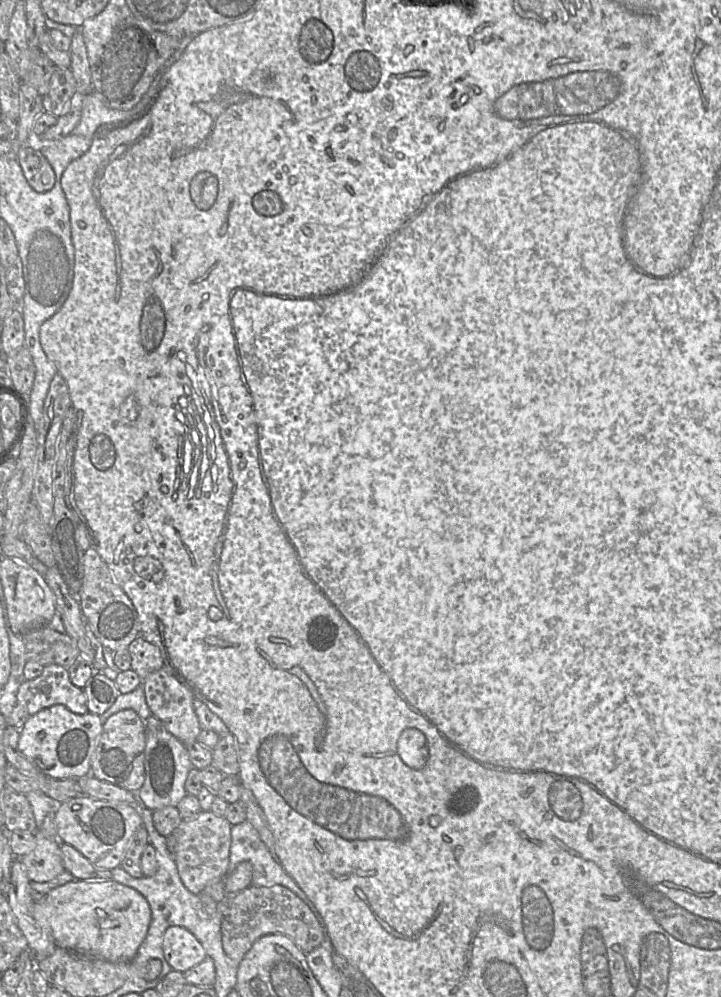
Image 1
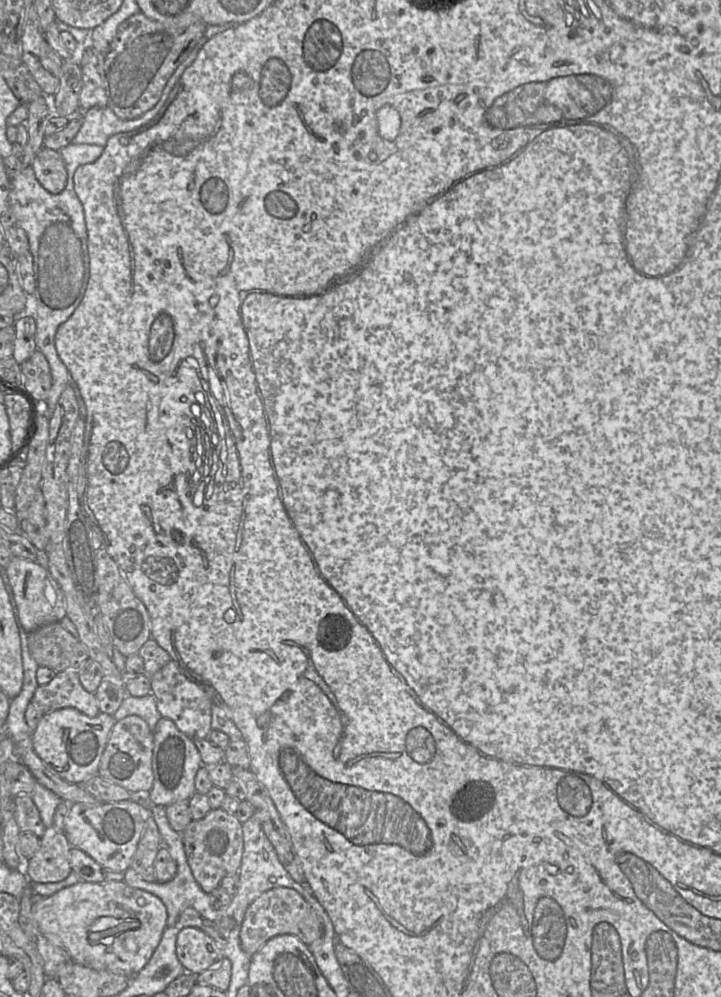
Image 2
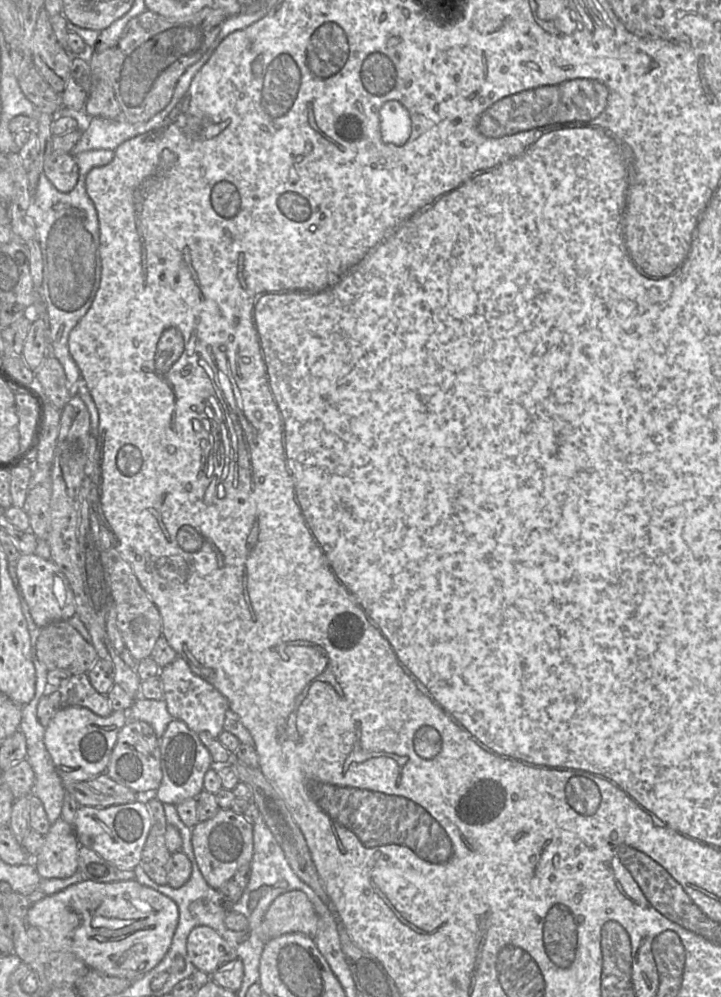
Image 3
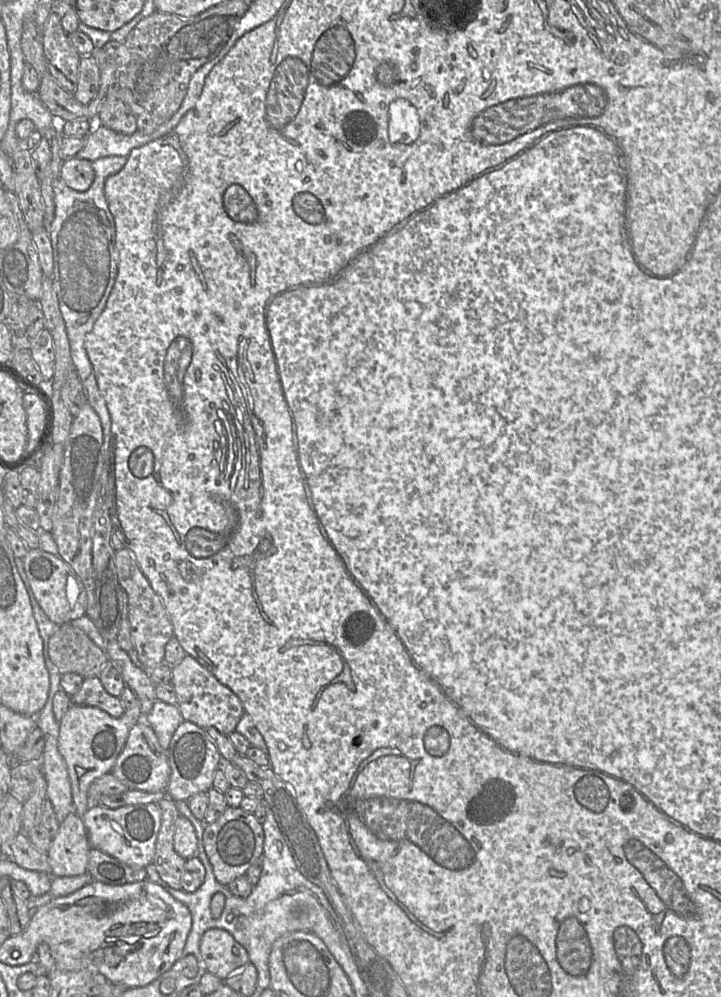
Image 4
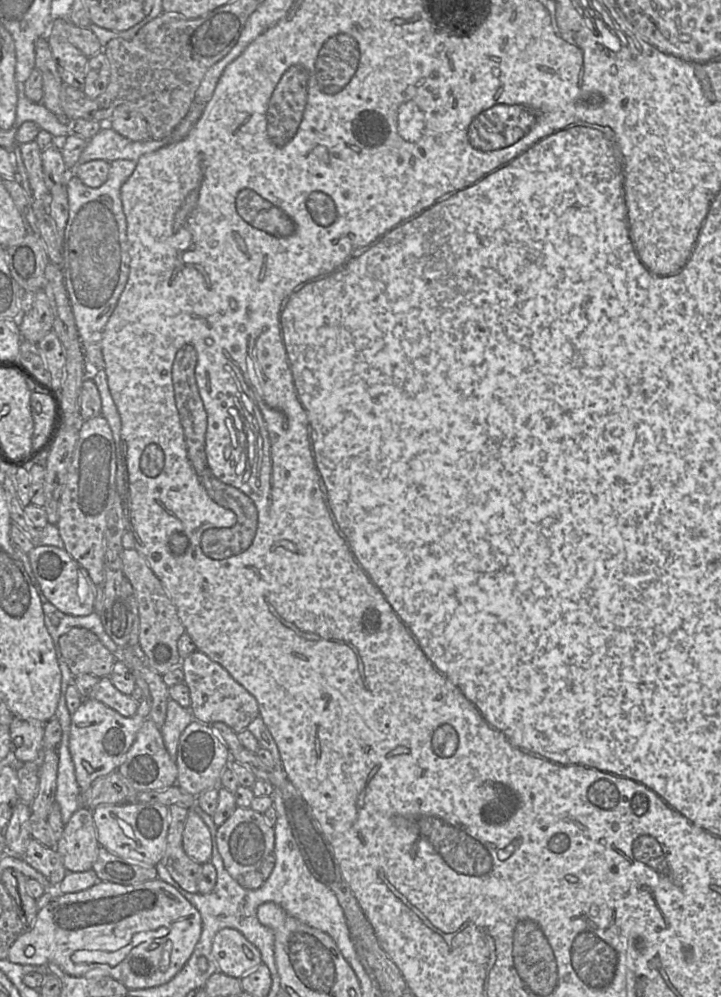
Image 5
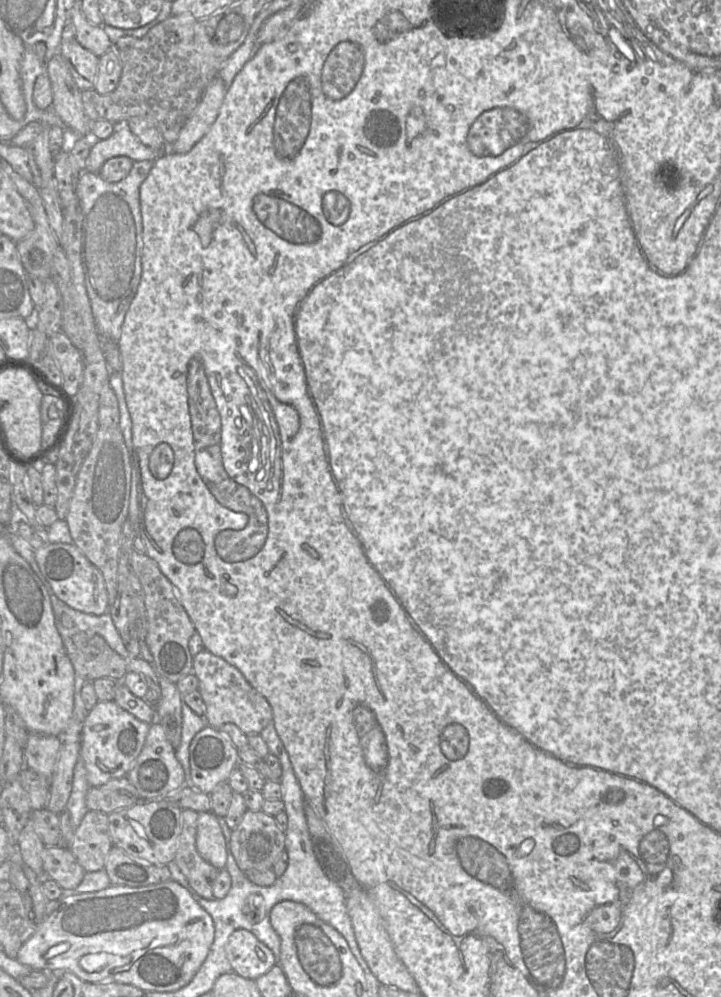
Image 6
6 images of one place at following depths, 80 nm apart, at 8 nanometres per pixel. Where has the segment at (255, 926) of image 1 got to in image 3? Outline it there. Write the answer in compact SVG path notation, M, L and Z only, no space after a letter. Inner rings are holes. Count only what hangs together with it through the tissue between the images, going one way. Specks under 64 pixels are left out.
M292 890L272 902L256 929L256 935L264 942L286 933L302 933L314 938L318 924L318 915L306 894Z

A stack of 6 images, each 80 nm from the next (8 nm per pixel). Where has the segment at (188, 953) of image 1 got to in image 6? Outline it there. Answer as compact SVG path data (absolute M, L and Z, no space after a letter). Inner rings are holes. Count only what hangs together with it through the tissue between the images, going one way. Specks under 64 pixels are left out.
M235 930L225 944L225 953L233 973L256 980L275 965L274 953L247 930Z

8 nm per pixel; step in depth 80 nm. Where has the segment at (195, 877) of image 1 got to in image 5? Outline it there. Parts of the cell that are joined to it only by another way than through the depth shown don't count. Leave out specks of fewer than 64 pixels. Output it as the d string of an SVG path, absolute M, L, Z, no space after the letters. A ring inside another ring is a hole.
M237 807L225 822L216 825L213 846L220 855L225 870L236 880L238 876L259 871L266 859L273 855L274 827L263 814L250 808Z

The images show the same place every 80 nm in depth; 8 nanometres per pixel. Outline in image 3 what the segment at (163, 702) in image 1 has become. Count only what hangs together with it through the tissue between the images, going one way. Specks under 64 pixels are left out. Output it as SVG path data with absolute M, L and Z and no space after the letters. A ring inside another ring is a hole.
M177 657L171 664L163 667L158 680L167 710L174 719L183 721L197 734L209 732L217 738L224 731L227 712L231 711L228 699L212 684L196 675L183 658Z

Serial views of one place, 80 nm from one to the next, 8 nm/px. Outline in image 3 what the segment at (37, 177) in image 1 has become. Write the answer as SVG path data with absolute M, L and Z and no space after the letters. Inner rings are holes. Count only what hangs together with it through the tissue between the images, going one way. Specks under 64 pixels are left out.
M53 151L43 163L42 173L60 192L70 192L79 178L74 156Z

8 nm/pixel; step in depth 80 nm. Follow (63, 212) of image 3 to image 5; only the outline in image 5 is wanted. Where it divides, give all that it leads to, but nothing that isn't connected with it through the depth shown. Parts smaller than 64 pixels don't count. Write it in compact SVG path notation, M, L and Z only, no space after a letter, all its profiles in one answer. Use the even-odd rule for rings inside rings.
M118 159L109 162L107 180L97 188L82 183L71 176L67 184L69 216L60 235L61 268L64 285L70 300L75 323L86 359L86 377L94 377L94 369L103 369L101 339L103 331L113 314L119 298L127 284L130 272L130 245L127 239L127 221L121 200L121 187L136 167L133 160Z

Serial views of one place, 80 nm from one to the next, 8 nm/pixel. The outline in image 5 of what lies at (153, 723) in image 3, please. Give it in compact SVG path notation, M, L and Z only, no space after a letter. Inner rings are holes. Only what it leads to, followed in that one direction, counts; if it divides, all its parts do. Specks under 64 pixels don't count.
M172 699L168 701L166 719L160 727L160 733L173 761L175 761L177 755L180 735L194 720L195 718L189 709L185 709Z

